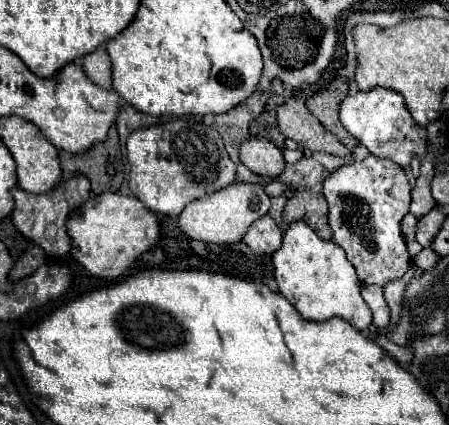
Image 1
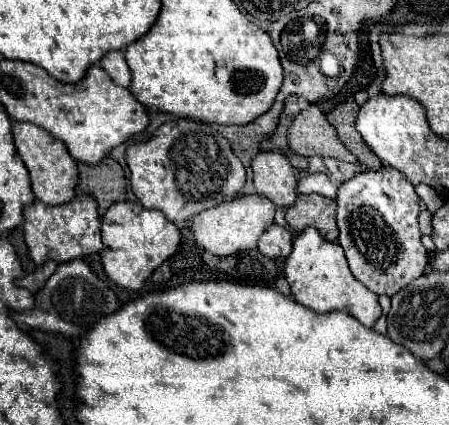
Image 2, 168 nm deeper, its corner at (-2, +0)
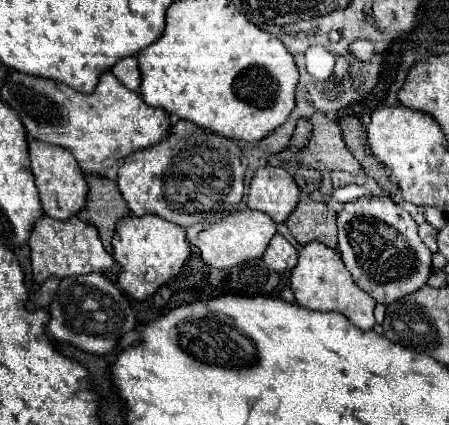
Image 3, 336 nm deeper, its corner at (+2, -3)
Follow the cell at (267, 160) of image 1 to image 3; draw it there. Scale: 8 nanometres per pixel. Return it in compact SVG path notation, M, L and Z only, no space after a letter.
M258 168L248 192L248 208L266 212L274 222L286 222L294 212L300 190L294 178L284 168Z

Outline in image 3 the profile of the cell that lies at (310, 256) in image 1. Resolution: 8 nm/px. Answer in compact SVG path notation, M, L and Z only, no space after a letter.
M310 242L302 246L298 254L298 266L290 276L290 286L300 306L308 310L334 310L344 314L360 330L372 330L376 302L370 294L362 292L362 288L354 284L350 272L346 272L346 266L342 264L342 258L336 250L330 250L320 242Z

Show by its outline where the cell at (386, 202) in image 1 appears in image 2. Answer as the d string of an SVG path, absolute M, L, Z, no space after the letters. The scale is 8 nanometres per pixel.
M394 167L362 171L338 187L338 243L344 249L352 275L376 295L394 295L424 273L428 251L420 243L418 195L414 185Z

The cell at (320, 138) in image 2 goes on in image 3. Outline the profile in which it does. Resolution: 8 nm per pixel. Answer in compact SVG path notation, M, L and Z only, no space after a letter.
M316 112L312 116L312 140L310 144L300 150L298 162L304 168L314 168L318 172L348 172L348 174L360 174L362 166L360 162L348 152L342 130L336 120L326 118L326 114Z

